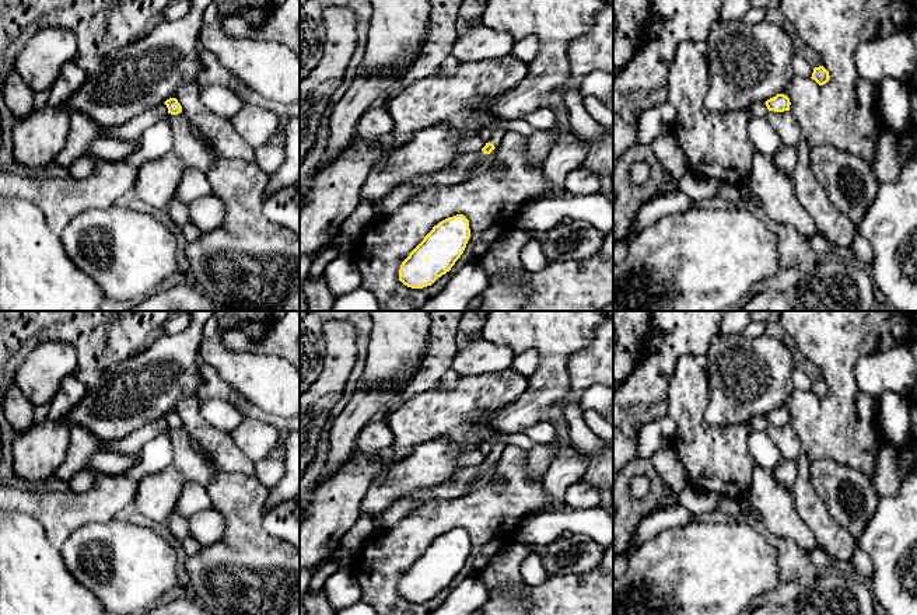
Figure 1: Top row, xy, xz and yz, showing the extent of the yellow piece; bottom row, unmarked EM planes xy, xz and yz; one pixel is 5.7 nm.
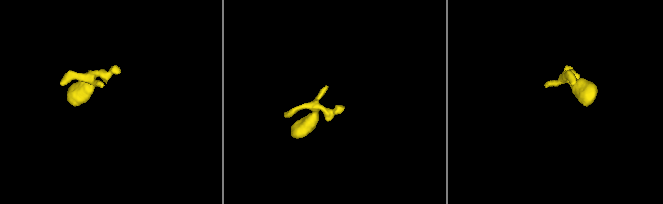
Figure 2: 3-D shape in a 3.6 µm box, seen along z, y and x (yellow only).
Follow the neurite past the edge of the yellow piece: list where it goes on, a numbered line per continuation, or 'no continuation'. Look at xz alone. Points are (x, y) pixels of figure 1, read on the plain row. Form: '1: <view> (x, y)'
1: xz (499, 447)

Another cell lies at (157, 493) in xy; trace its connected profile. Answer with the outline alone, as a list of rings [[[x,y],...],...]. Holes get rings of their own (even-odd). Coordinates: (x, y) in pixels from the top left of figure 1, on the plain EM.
[[[183,426],[178,429],[168,427],[165,433],[171,438],[174,458],[167,468],[158,472],[150,471],[143,479],[139,481],[137,496],[133,502],[133,507],[139,513],[161,525],[168,525],[169,517],[176,506],[185,482],[193,481],[207,485],[216,475],[216,467],[192,444]]]

